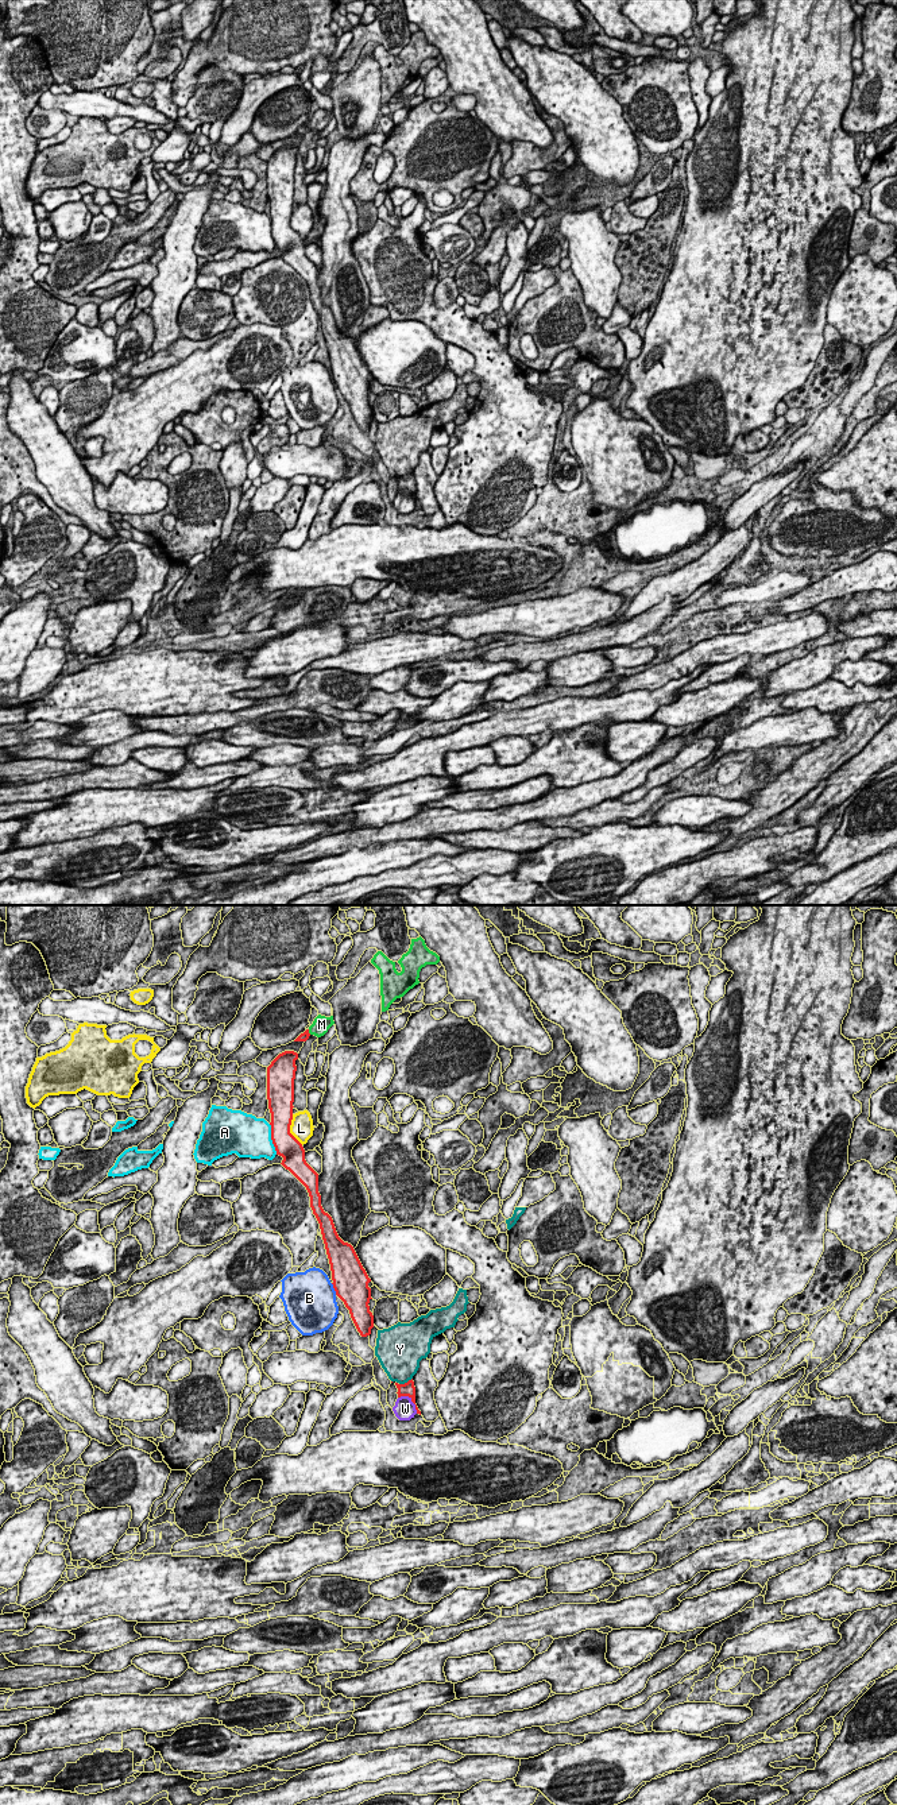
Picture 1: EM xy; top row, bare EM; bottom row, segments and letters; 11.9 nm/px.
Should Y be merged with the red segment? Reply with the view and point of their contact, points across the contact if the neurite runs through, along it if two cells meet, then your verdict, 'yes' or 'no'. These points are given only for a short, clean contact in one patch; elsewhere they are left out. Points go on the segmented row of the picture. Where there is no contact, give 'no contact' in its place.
contact xy (405, 1383); no

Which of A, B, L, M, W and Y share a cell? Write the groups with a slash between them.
A / B / L / M / W / Y

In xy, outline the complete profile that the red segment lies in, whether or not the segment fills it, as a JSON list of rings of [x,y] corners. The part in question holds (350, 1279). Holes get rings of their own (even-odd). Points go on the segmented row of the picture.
[[[285,1051],[279,1054],[271,1064],[267,1067],[267,1099],[271,1113],[271,1140],[275,1147],[277,1155],[282,1156],[282,1166],[289,1170],[308,1190],[310,1197],[310,1207],[316,1215],[322,1240],[325,1244],[326,1255],[330,1264],[333,1288],[336,1295],[344,1302],[349,1310],[351,1318],[361,1337],[371,1334],[374,1327],[374,1315],[370,1311],[371,1288],[366,1269],[363,1268],[353,1247],[344,1242],[335,1228],[332,1217],[324,1211],[321,1206],[321,1195],[318,1193],[318,1174],[306,1163],[305,1149],[302,1144],[290,1133],[290,1125],[293,1120],[293,1102],[294,1102],[294,1079],[295,1079],[295,1060],[298,1054],[294,1051]]]

